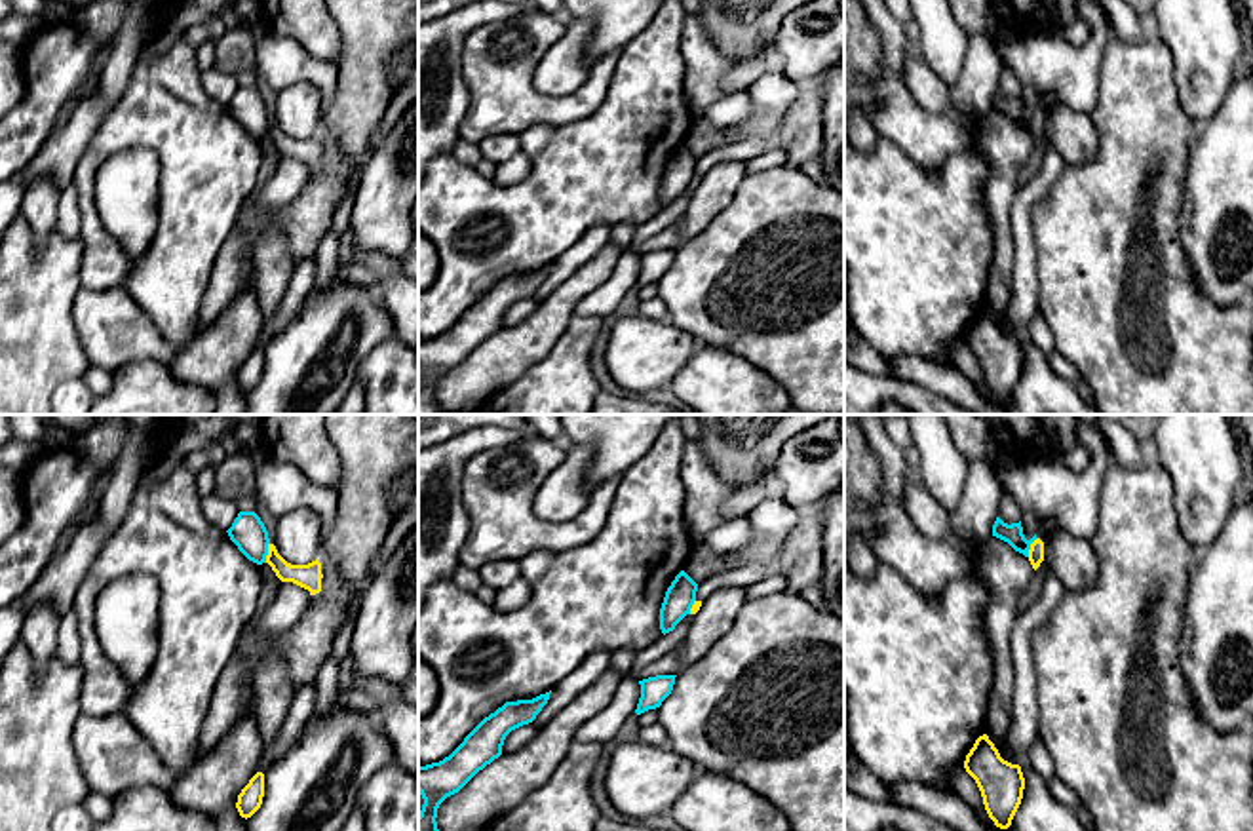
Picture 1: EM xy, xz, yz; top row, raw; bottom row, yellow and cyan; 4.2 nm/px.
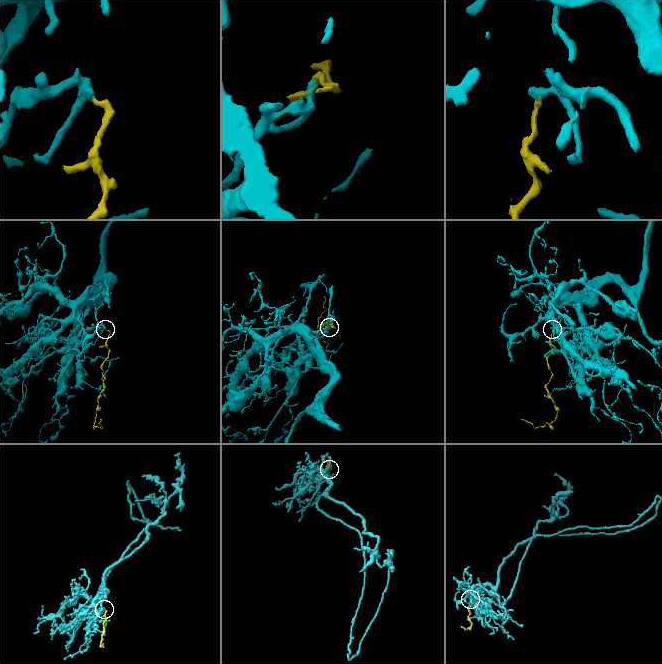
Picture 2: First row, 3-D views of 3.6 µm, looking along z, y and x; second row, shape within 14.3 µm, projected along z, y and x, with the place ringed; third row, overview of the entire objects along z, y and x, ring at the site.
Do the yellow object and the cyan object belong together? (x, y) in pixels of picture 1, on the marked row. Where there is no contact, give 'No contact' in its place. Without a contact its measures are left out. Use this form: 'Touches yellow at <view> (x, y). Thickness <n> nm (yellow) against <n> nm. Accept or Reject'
Touches yellow at xy (269, 552). Thickness 110 nm (yellow) against 150 nm. Reject

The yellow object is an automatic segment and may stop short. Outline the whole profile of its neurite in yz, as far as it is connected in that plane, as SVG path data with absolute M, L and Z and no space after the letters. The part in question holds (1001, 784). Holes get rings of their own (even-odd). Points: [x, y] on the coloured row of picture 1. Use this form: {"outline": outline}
{"outline": "M983 734L966 755L964 768L981 791L989 818L996 827L1008 829L1023 799L1021 766L1004 761L989 736Z"}

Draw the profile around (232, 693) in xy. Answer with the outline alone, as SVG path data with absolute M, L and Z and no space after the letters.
M234 652L211 696L211 707L200 736L200 759L215 749L251 698L253 686L249 683L249 664L241 654Z

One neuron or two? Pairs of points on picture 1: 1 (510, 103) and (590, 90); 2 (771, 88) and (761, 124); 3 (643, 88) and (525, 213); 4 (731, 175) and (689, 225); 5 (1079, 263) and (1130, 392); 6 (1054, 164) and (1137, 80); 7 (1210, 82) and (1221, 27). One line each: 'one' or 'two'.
1: one
2: one
3: one
4: one
5: one
6: two
7: one

